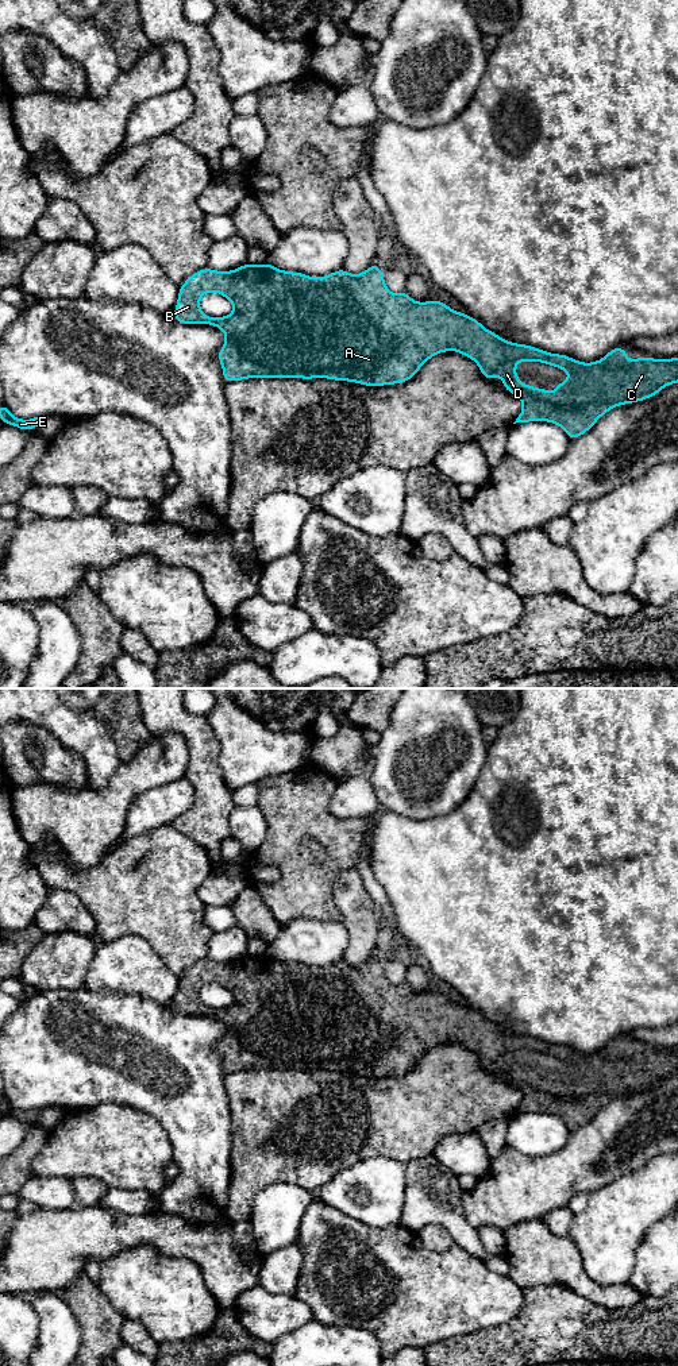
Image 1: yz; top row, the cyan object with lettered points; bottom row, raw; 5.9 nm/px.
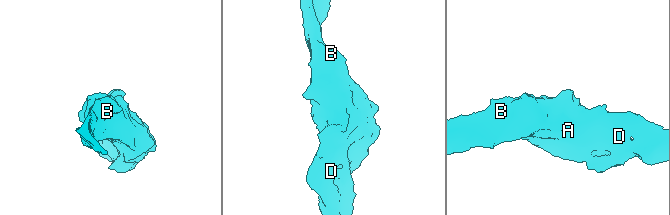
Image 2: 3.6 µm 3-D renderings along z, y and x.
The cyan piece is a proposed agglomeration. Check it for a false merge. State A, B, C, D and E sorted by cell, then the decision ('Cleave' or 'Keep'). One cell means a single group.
Groups: A B C D E. Keep

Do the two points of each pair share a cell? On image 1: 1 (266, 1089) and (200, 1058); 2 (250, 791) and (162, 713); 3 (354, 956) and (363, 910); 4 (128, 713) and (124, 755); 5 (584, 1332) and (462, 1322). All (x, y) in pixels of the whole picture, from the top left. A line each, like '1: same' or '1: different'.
1: different
2: different
3: same
4: same
5: different

